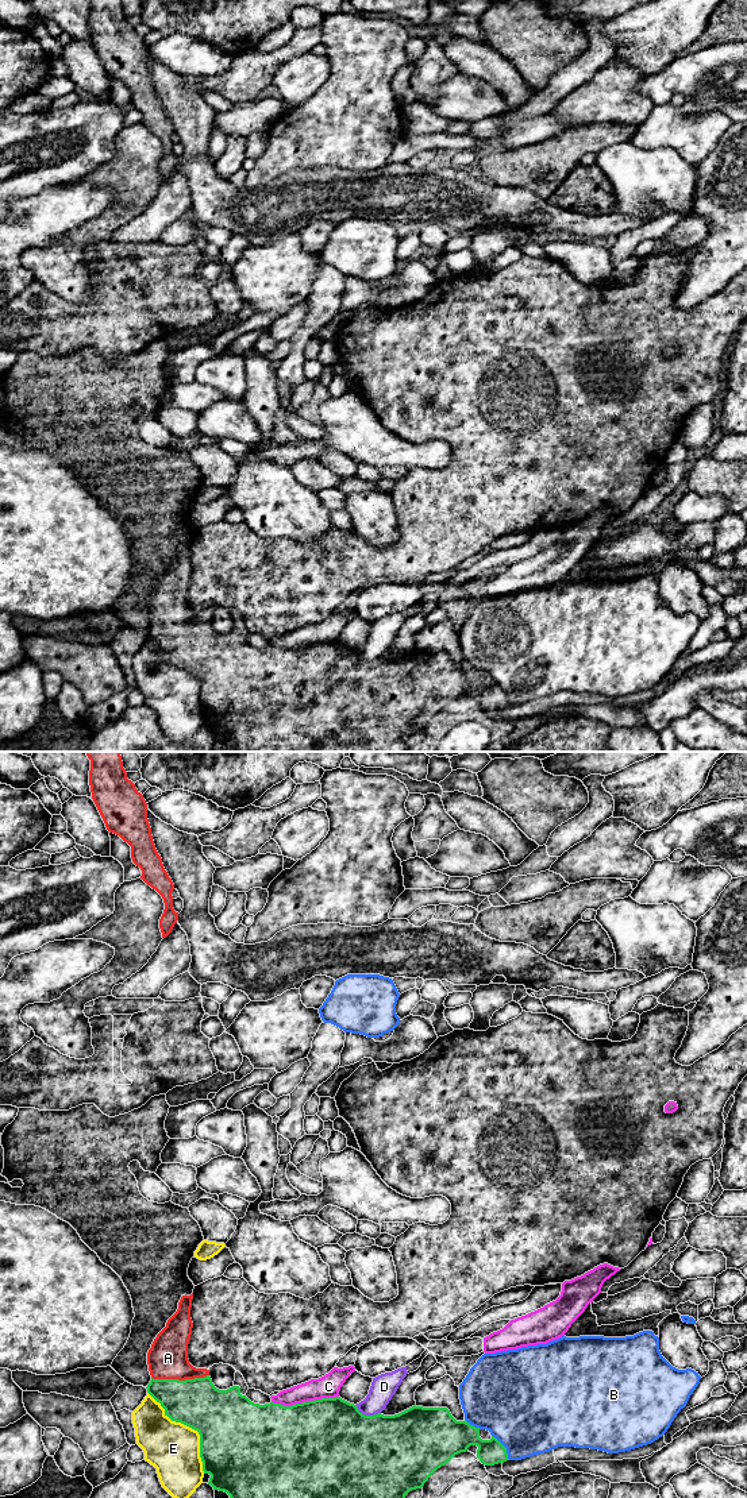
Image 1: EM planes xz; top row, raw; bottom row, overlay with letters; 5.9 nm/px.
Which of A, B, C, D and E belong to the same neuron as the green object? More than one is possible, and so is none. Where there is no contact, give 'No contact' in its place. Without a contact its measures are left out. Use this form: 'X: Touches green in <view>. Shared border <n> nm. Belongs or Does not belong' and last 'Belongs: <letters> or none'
A: Touches green in xz. Shared border 340 nm. Belongs
B: Touches green in xz. Shared border 190 nm. Does not belong
C: Touches green in xz. Shared border 400 nm. Does not belong
D: Touches green in xz. Shared border 160 nm. Does not belong
E: Touches green in xz. Shared border 600 nm. Does not belong
Belongs: A

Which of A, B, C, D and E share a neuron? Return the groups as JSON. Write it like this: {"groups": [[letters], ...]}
{"groups": [["A"], ["B"], ["C"], ["D"], ["E"]]}

